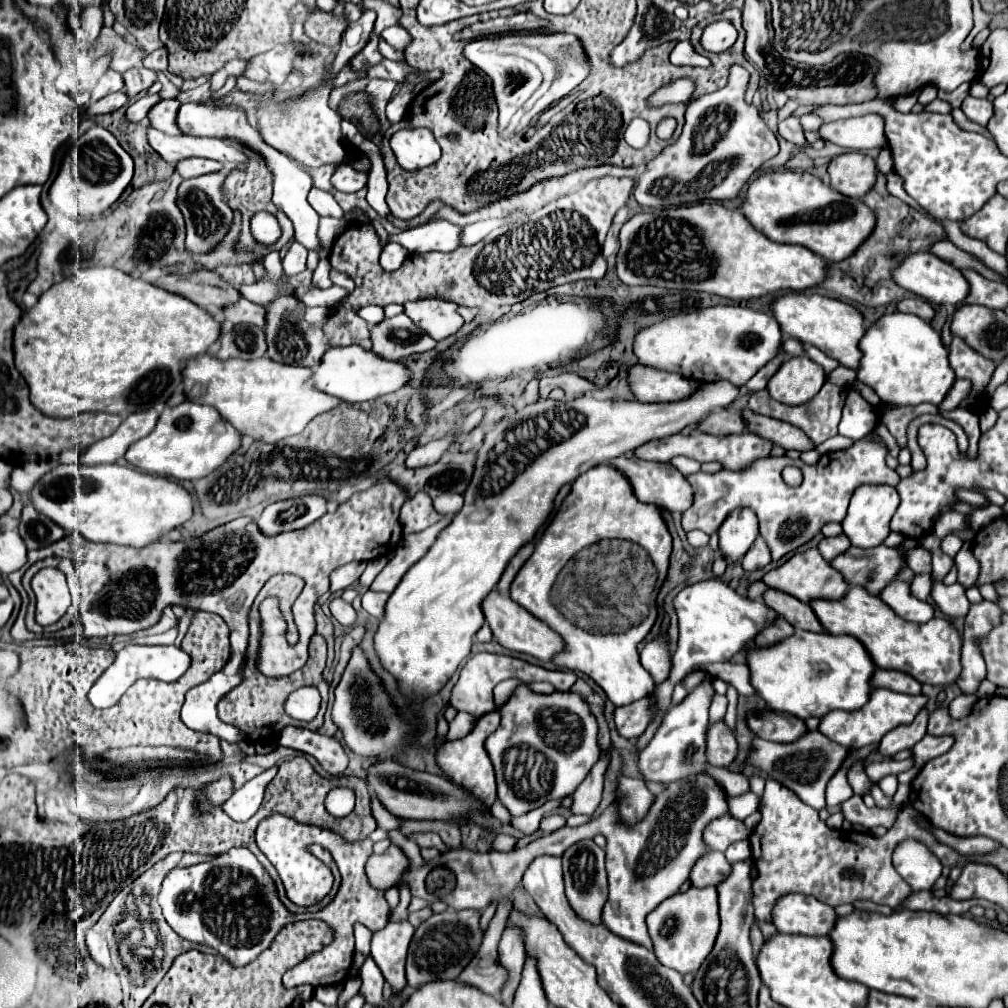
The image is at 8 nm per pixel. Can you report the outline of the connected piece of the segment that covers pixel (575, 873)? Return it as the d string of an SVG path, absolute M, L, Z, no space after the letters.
M579 841L571 845L563 857L563 877L565 877L565 895L577 917L589 921L591 925L601 925L601 911L607 901L607 871L599 869L599 859L603 861L605 853L599 853L599 847L593 841Z

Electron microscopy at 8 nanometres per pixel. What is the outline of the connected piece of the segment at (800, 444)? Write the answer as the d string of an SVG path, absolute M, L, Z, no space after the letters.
M743 409L741 413L745 413L745 419L749 421L747 433L751 431L753 435L763 437L763 439L767 439L773 445L779 445L783 449L797 449L797 451L813 449L813 443L809 441L809 437L805 437L805 433L801 433L801 429L797 429L789 423L781 423L773 417L755 415L749 409Z

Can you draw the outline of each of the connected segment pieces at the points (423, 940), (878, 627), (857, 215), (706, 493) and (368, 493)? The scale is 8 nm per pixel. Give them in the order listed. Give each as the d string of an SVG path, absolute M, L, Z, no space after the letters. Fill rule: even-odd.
M447 909L439 915L431 915L431 919L423 921L409 945L409 955L407 955L407 985L411 989L419 989L421 985L427 985L429 981L449 981L455 979L461 969L473 959L477 953L483 931L479 929L479 917L481 911L465 909L465 911L453 911Z
M849 587L841 599L817 599L809 601L809 605L827 633L845 633L859 639L875 667L897 669L931 685L955 683L961 673L961 639L953 623L945 617L935 617L921 625L903 621L881 599L861 587Z
M801 171L761 173L749 183L739 209L767 239L803 245L831 263L853 255L875 225L873 211L859 199L845 197L829 189L829 185L825 185L819 177Z
M871 433L873 439L855 441L849 449L825 453L821 455L817 465L805 465L801 459L787 459L787 457L761 457L753 461L747 469L729 471L721 469L717 473L693 473L685 479L693 487L695 499L693 505L681 515L681 527L685 531L701 529L705 533L715 533L725 517L735 507L751 507L759 517L759 533L771 549L773 561L781 559L785 553L797 549L799 545L807 543L815 537L815 533L827 521L841 523L851 496L857 487L863 484L897 485L899 475L897 471L889 469L885 463L887 449L883 447L883 439ZM787 465L795 465L803 473L803 483L799 487L789 487L781 471Z
M385 479L355 493L351 499L341 503L335 513L325 513L313 525L273 537L263 537L257 529L257 521L251 517L239 517L203 533L201 537L193 537L191 541L155 541L143 549L91 543L79 533L71 533L49 547L29 551L29 561L37 563L45 557L67 557L79 573L81 591L99 591L81 595L80 621L85 637L105 637L149 629L161 619L163 609L169 605L221 615L231 629L231 657L223 671L217 671L209 681L187 691L181 721L193 731L211 733L219 739L239 743L239 729L217 717L217 701L223 693L229 693L229 689L239 685L241 663L245 661L249 637L247 611L261 587L277 573L291 573L305 579L307 591L303 591L295 601L295 623L301 633L299 641L305 647L315 633L313 607L317 599L329 591L329 573L351 561L377 559L383 555L383 547L387 553L391 537L395 529L399 529L399 509L405 501L405 489L393 479ZM221 555L225 555L225 571L219 567Z

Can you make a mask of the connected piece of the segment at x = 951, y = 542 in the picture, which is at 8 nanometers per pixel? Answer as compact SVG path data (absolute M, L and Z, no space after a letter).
M949 534L942 539L941 550L949 555L949 557L954 558L958 551L961 549L963 541L959 539L954 534Z

